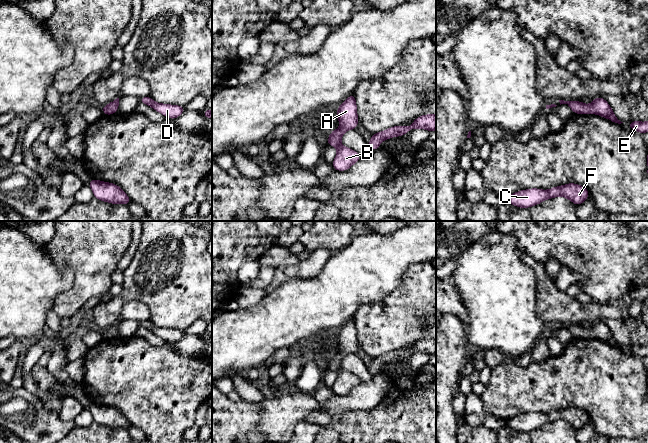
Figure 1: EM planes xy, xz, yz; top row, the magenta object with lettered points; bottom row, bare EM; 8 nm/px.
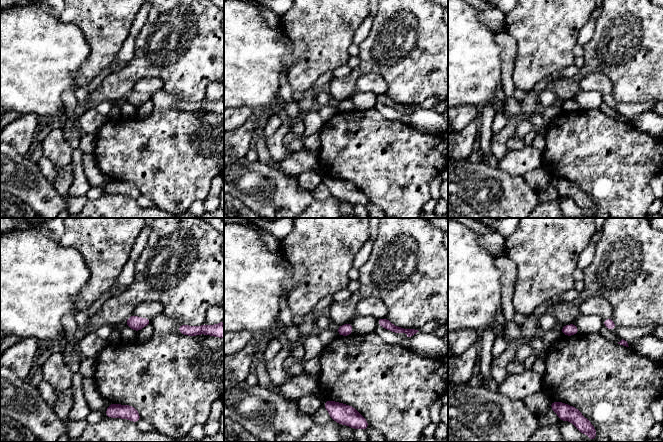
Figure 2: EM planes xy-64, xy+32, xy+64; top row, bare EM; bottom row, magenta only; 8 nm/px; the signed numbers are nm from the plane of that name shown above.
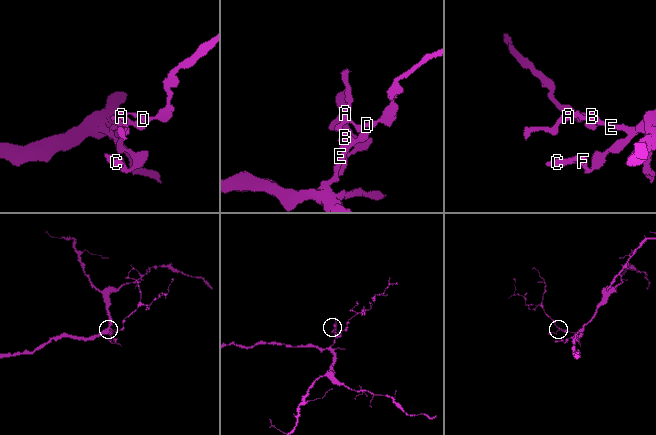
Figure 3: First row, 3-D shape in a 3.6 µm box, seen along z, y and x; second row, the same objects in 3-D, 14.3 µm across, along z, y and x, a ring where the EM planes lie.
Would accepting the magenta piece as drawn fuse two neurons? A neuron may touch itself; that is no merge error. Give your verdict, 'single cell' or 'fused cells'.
single cell

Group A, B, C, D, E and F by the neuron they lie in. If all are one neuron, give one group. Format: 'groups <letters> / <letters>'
groups A B C D E F

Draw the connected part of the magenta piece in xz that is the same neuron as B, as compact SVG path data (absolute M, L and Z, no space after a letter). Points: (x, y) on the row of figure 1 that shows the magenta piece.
M355 94L349 97L337 107L337 118L341 125L338 129L333 129L326 143L337 148L337 154L332 162L336 171L347 171L353 164L359 162L361 156L351 148L343 146L340 142L343 134L348 130L356 129L358 126L358 115Z

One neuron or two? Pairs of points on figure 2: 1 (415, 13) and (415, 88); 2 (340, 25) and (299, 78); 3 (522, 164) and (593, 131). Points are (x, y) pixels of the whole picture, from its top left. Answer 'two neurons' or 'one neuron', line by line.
1: one neuron
2: one neuron
3: two neurons

